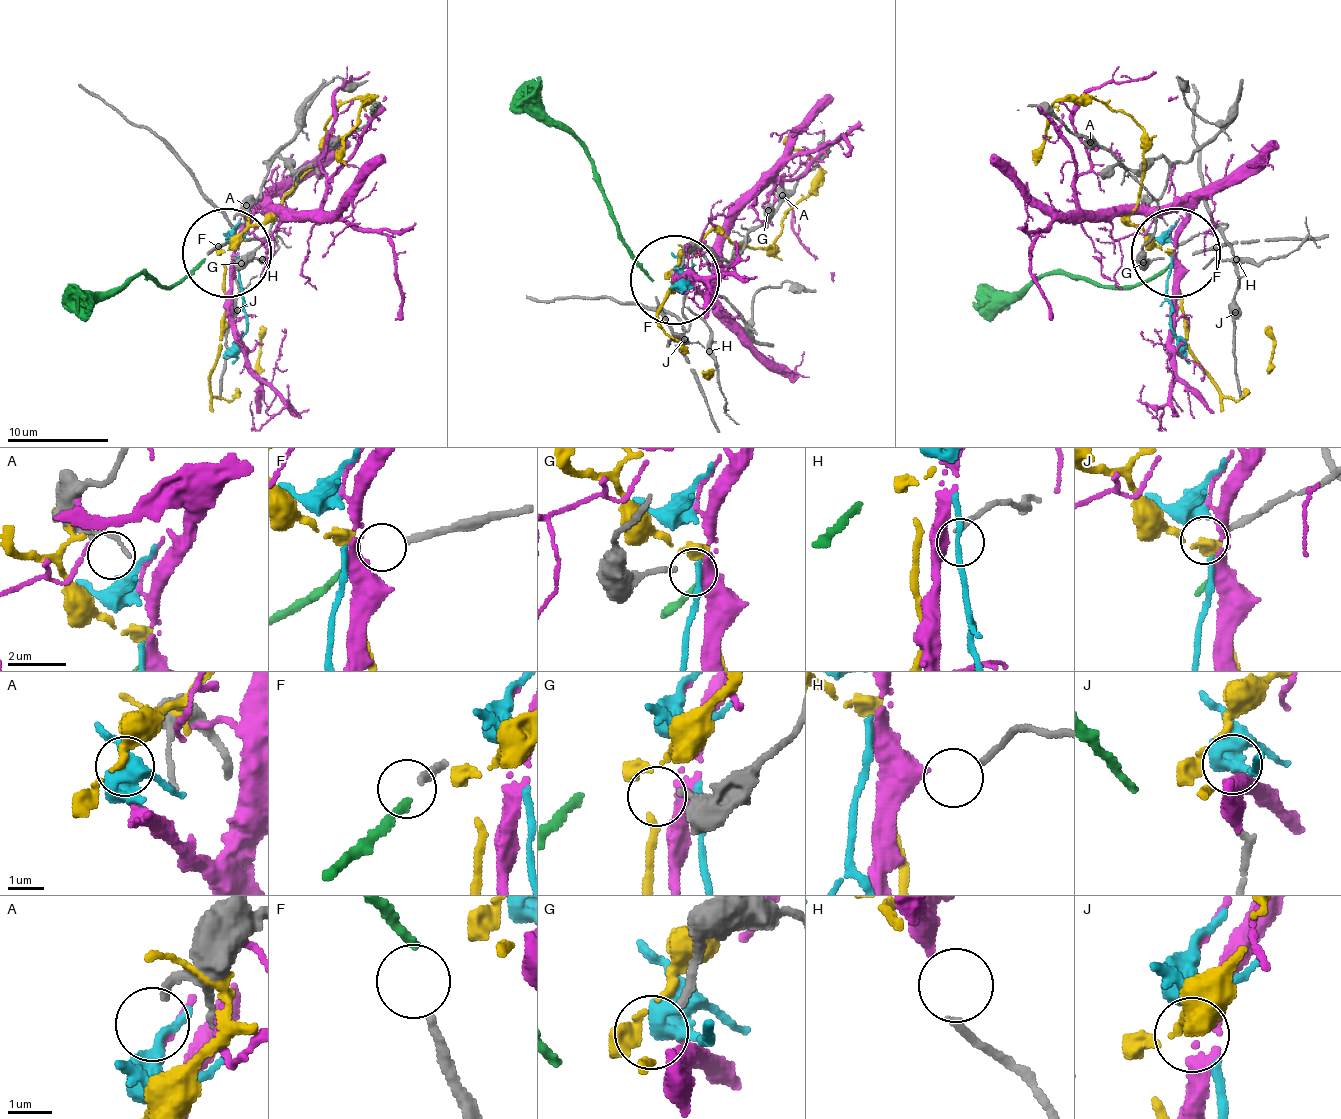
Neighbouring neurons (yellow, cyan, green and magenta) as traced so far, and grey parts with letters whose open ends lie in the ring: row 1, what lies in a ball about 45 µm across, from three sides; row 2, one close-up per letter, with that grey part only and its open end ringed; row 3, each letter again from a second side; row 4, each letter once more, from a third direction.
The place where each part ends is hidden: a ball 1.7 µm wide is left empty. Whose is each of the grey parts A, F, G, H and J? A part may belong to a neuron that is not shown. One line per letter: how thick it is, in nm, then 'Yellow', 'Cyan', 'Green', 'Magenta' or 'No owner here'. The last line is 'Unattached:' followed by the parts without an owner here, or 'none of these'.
A: Thickness 180 nm. Cyan
F: Thickness 220 nm. Green
G: Thickness 180 nm. No owner here
H: Thickness 170 nm. Magenta
J: Thickness 190 nm. No owner here
Unattached: G, J

